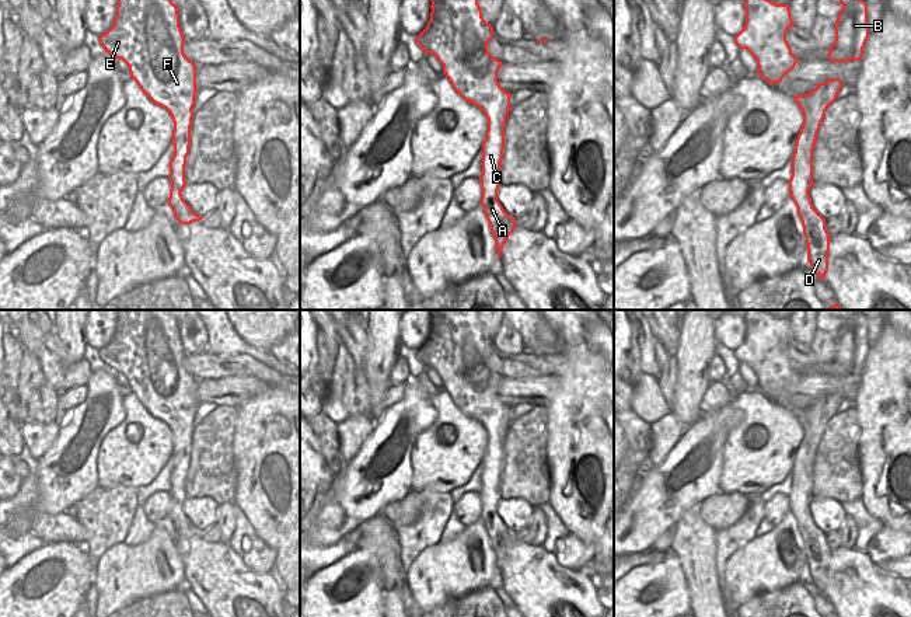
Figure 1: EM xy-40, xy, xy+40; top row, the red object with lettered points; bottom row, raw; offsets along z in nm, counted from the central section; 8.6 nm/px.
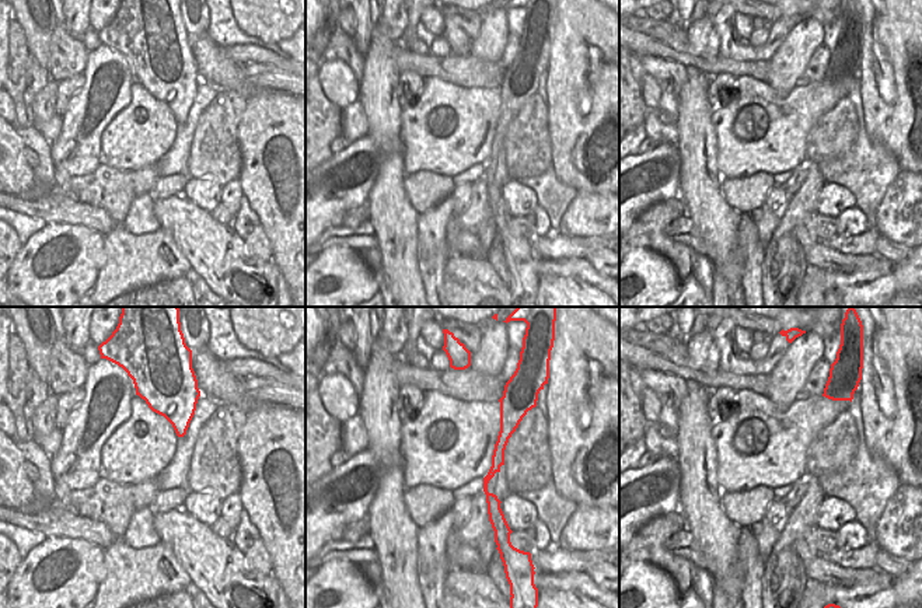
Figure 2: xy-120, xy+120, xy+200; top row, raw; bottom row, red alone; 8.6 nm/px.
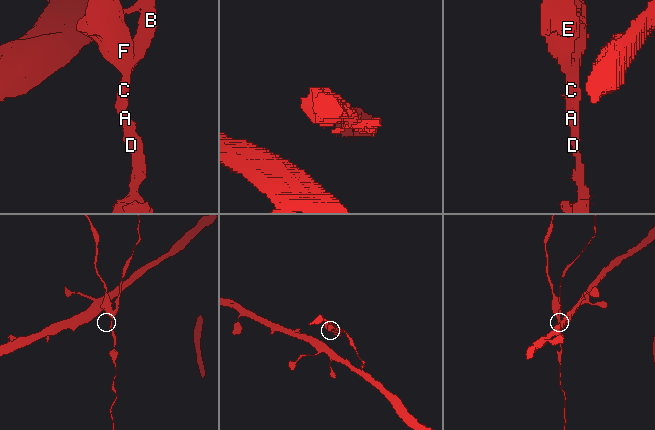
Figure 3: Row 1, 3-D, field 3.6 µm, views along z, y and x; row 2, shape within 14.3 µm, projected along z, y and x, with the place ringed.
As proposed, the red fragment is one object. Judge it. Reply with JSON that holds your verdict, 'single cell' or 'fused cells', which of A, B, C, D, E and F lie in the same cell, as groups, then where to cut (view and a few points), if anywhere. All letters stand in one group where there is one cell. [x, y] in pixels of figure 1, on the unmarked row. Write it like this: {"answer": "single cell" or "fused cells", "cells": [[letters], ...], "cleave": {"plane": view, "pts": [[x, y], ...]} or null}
{"answer": "single cell", "cells": [["A", "B", "C", "D", "E", "F"]], "cleave": null}

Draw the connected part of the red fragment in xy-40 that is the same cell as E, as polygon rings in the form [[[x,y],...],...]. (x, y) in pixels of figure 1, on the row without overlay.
[[[116,310],[116,330],[112,341],[100,349],[100,358],[114,373],[122,373],[129,380],[130,391],[140,404],[156,418],[165,422],[174,436],[174,470],[170,475],[168,520],[181,538],[191,538],[203,531],[196,529],[184,515],[181,506],[186,499],[185,480],[191,460],[191,440],[195,426],[196,379],[184,367],[185,351],[179,341],[178,321],[170,310]]]

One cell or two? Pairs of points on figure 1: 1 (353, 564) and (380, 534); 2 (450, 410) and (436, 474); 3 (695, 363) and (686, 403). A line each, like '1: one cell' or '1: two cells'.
1: two cells
2: one cell
3: one cell

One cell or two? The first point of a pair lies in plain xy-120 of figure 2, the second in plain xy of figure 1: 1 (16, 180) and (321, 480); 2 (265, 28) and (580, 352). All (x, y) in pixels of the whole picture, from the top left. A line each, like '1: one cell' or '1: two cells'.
1: one cell
2: two cells

